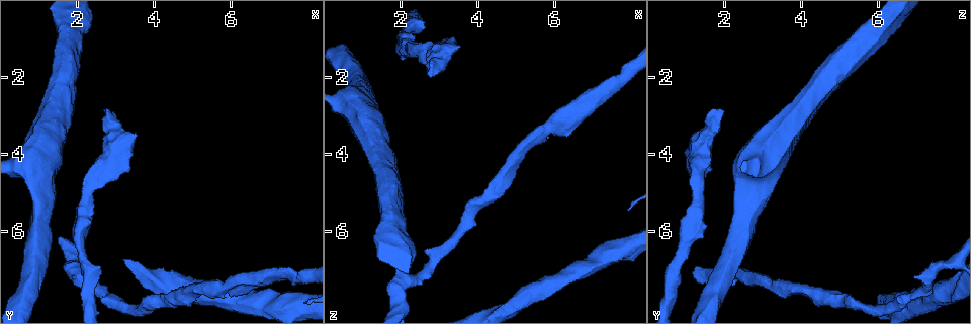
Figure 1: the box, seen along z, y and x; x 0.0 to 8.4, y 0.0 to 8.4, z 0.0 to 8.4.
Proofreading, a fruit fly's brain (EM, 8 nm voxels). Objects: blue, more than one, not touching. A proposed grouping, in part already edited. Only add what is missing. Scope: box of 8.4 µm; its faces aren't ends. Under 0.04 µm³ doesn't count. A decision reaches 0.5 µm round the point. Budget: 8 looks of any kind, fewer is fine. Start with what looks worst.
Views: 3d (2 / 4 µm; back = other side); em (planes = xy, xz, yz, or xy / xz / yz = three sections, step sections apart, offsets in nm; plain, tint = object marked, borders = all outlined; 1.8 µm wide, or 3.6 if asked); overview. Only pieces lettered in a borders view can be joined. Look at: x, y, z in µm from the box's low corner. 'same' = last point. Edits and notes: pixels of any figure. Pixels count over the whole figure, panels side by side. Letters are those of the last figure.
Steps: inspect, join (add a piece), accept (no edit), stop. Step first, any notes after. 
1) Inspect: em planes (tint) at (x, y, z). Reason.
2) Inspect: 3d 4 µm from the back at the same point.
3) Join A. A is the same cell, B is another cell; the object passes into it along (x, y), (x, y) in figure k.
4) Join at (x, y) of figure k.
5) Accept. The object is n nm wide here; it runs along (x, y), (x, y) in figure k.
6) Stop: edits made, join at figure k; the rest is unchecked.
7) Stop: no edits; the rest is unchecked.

Inspect: 3d 4 µm at (6.45, 7.60, 3.50). Branch stops here.

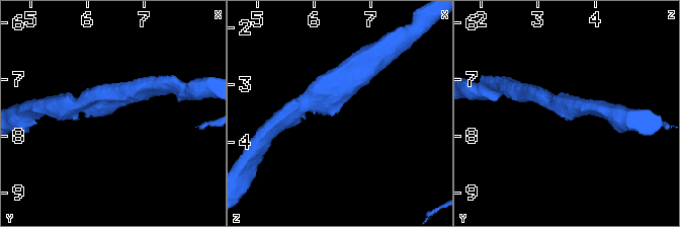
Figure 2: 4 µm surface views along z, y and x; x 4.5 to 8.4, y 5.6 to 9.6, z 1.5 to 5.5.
Inspect: em planes (borders) at (6.45, 7.60, 3.50).

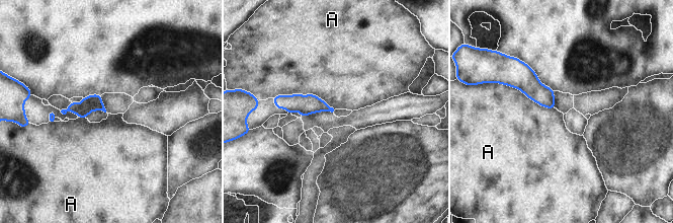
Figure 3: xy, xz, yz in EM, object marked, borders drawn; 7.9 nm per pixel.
Accept. The longest contact is with A, 500 nm; A is another cell; it runs along (276, 100), (318, 104), (328, 108) in figure 3; no lettered piece goes on from it.

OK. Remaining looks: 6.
Inspect: 3d 4 µm from the back at (3.40, 4.40, 1.15). An open end.

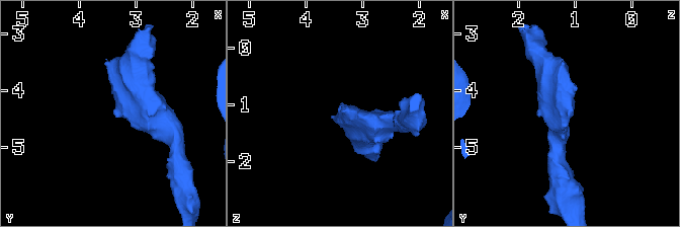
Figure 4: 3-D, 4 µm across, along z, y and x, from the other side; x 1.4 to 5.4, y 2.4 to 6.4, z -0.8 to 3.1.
Inspect: em planes (plain) at (3.40, 4.40, 1.15). Now the EM.

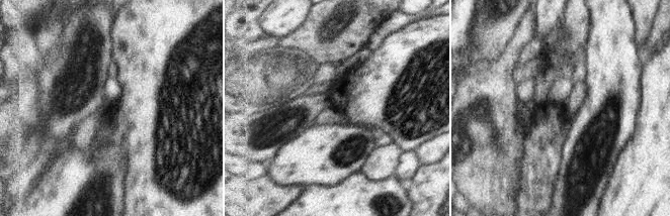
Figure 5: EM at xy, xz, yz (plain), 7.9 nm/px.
Inspect: em planes (borders) at the same point.

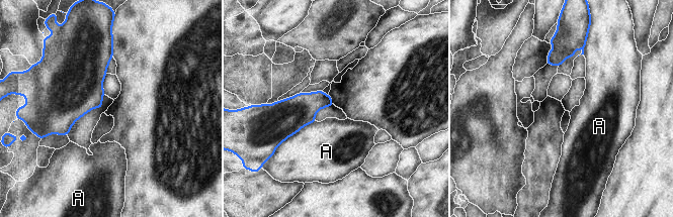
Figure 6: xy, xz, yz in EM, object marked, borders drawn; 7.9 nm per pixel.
Accept. A is another cell; a border runs along (315, 120), (304, 125), (277, 145) in figure 6; no lettered piece goes on from it.

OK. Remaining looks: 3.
Inspect: 3d 4 µm at (2.70, 2.85, 1.90). Thick end.

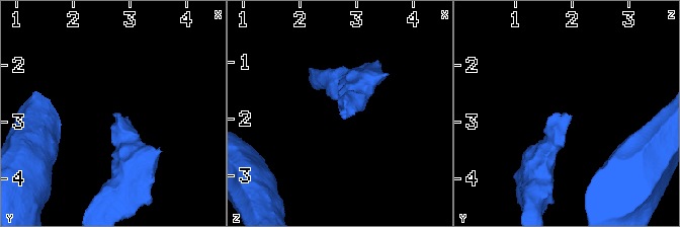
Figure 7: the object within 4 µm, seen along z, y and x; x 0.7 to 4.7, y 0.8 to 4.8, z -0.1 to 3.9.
Inspect: em 3.6 µm xz step 8 (tint) at (2.70, 2.90, 1.90).

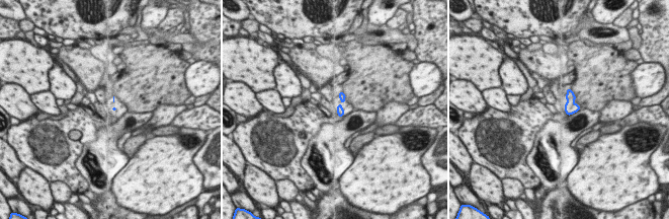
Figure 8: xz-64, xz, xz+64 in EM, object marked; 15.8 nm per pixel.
Inspect: em 3.6 µm xz step 8 (borders) at the same point. What lies round it.

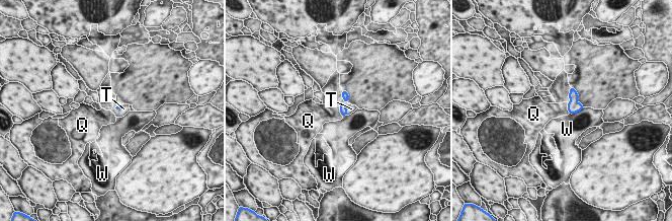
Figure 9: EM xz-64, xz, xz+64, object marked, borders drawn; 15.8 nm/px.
Join at (351, 108) of figure 9. T is the same cell, Q and W are other cells; the object passes into it along (343, 109), (346, 108), (351, 108) in figure 9; it goes on there.

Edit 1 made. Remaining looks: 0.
Stop: edits made, join at figure 9; the rest is unchecked.

